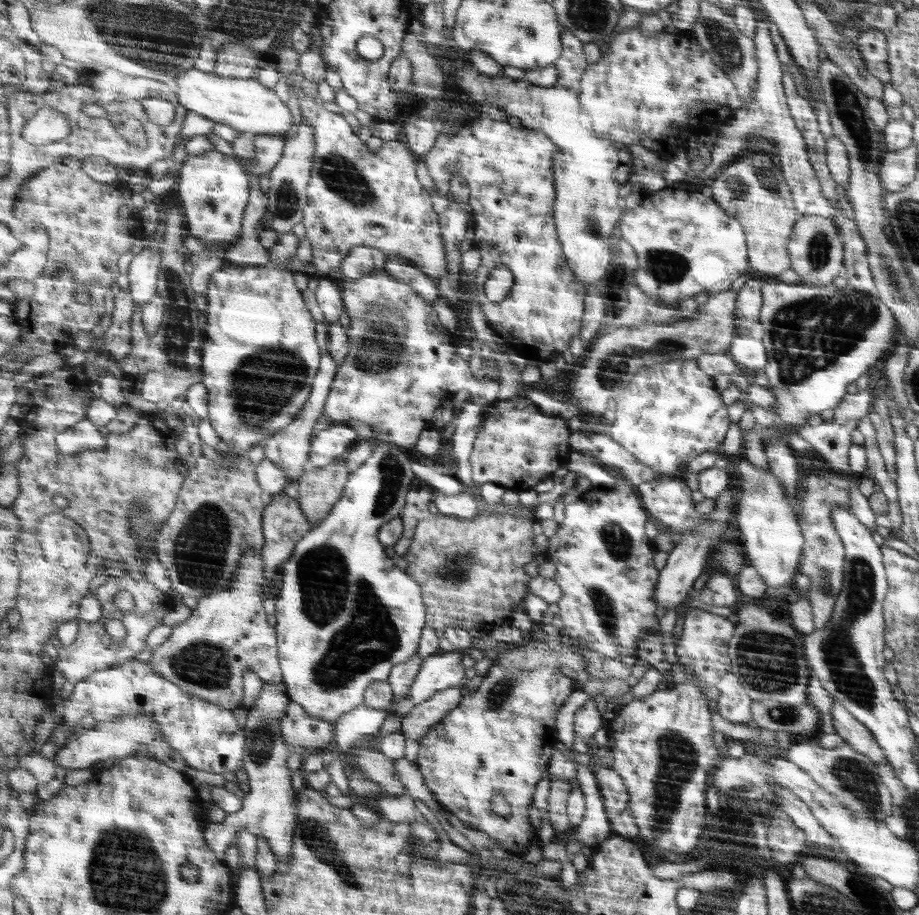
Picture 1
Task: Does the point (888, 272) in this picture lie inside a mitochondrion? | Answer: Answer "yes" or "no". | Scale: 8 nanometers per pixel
yes

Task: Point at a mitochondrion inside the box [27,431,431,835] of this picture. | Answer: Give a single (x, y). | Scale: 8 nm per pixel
(363, 634)

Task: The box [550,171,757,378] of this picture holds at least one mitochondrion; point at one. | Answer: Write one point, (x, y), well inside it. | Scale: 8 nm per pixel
(666, 266)

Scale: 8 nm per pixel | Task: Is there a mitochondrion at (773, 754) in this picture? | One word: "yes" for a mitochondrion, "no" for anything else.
no

